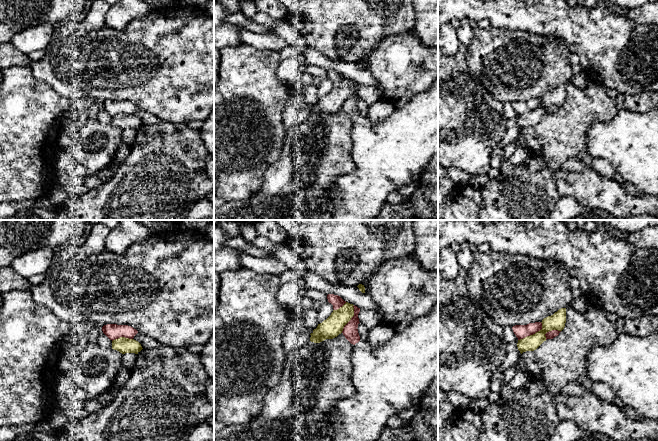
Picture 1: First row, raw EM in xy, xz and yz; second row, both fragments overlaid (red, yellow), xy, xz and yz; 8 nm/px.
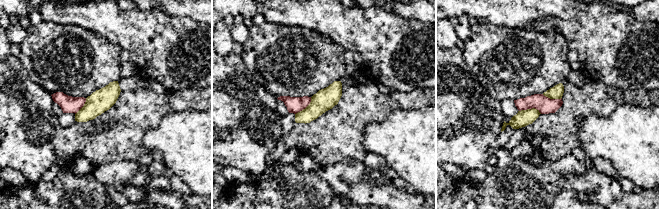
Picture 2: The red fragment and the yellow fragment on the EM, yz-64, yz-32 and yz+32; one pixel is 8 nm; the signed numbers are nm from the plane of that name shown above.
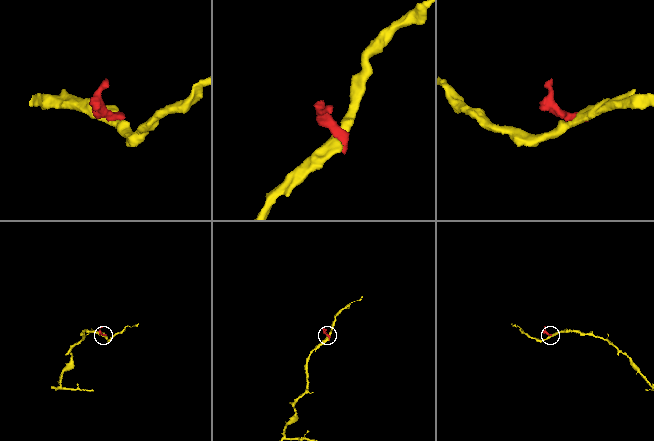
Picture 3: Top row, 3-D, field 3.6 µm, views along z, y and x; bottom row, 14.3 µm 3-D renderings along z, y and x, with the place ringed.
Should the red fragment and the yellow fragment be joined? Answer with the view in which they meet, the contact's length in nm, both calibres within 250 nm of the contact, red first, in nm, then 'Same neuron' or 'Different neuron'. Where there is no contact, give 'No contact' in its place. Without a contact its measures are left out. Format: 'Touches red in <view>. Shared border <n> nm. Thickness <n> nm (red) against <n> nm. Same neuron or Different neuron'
Touches red in yz. Shared border 240 nm. Thickness 110 nm (red) against 130 nm. Different neuron

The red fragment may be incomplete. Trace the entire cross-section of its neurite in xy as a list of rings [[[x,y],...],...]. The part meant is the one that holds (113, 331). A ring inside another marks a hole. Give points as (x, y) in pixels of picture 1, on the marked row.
[[[117,324],[104,325],[102,331],[112,341],[120,337],[133,339],[138,333],[138,331],[131,326]]]

